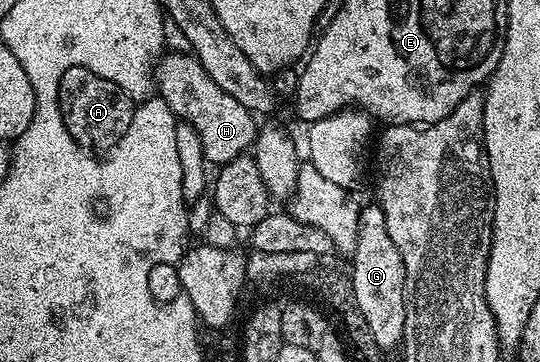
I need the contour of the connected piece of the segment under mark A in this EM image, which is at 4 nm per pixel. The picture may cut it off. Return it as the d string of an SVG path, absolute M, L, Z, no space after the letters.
M73 64L67 69L65 76L61 76L59 111L69 136L73 136L73 140L77 140L77 144L83 150L110 152L118 147L125 132L129 132L135 106L129 95L123 92L117 84L102 79L94 72L89 72L86 66L79 67Z

